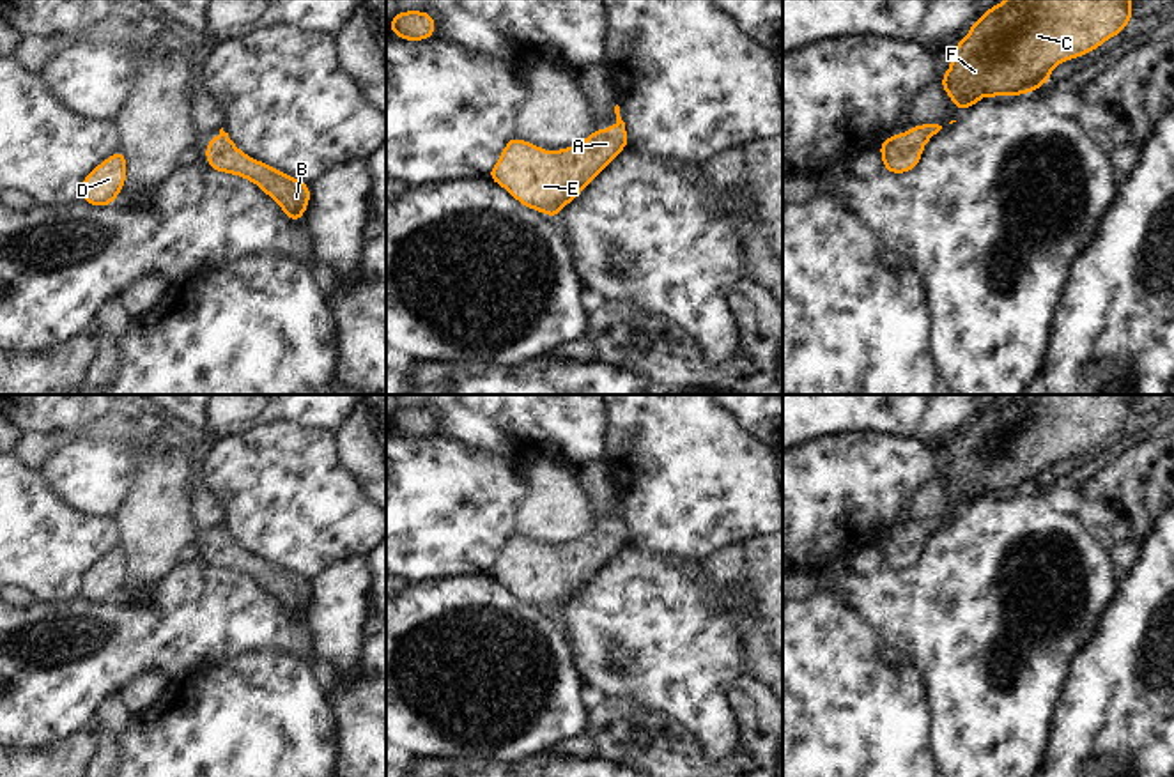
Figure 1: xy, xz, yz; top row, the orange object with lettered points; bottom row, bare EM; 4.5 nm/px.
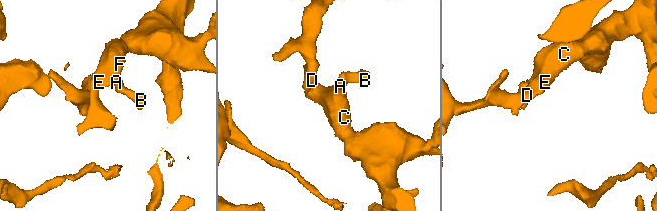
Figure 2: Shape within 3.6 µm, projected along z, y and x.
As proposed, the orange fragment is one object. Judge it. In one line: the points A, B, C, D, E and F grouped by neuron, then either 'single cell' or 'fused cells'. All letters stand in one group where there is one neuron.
A B C D E F; single cell

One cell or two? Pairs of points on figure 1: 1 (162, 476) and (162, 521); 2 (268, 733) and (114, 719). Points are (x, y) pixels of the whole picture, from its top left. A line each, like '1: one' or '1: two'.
1: one
2: two

